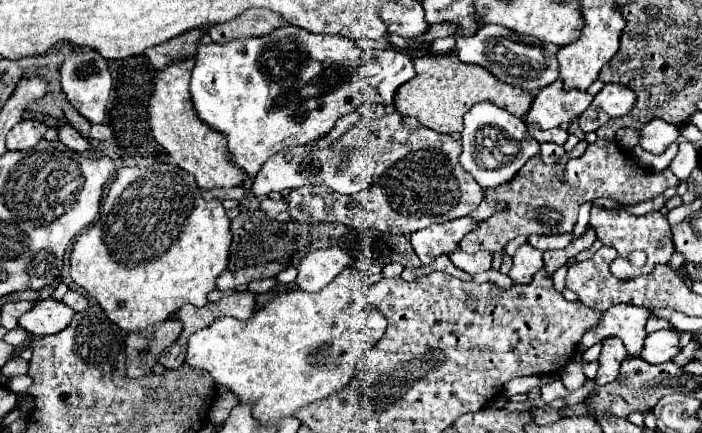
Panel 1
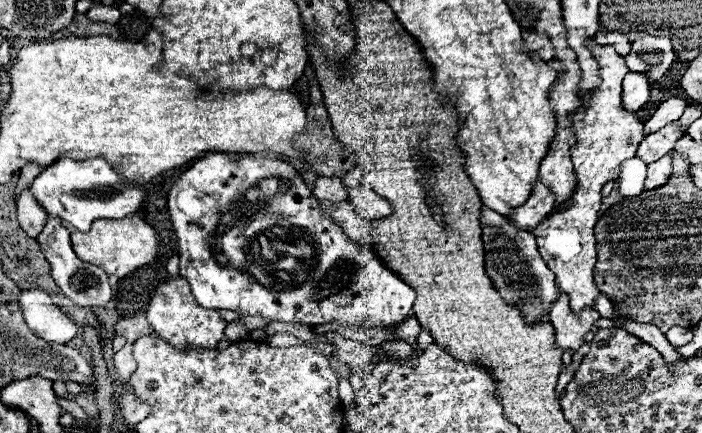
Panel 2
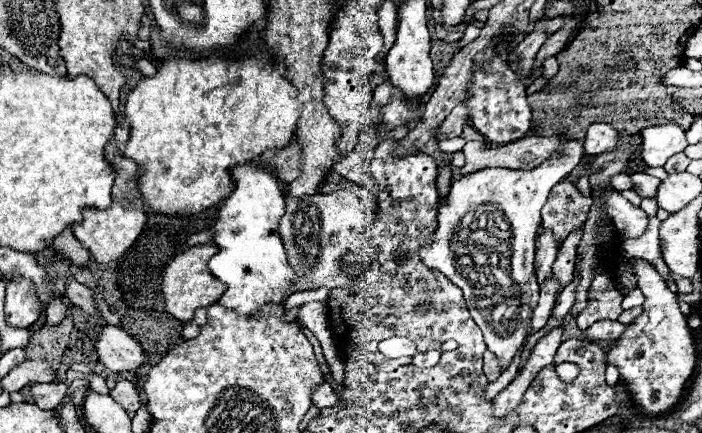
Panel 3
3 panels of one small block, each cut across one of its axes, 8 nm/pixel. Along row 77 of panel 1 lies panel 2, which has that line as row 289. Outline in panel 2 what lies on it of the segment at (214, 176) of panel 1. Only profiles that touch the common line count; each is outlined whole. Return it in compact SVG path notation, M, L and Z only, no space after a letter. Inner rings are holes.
M176 278L176 282L164 282L158 286L146 310L146 318L160 338L168 340L172 346L180 350L186 346L214 350L216 344L224 338L224 328L226 328L226 322L220 318L216 310L204 310L202 306L198 306L198 302L192 298L188 282L184 282L182 278Z

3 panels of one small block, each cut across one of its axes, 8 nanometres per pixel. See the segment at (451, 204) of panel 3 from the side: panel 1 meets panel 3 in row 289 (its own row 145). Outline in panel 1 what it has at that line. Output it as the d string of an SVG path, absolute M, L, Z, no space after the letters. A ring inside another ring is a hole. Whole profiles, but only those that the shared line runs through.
M490 102L476 104L466 112L460 144L460 164L482 188L492 188L508 182L508 178L512 178L516 170L520 170L526 160L540 150L540 144L528 136L528 128L522 118L512 116L508 110L498 108Z

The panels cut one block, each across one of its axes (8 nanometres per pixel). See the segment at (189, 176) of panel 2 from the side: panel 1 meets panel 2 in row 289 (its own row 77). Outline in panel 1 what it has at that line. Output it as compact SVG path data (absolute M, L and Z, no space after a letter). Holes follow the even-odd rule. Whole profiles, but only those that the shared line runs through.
M282 26L278 30L274 30L272 34L268 36L252 36L252 38L236 38L232 42L224 42L224 44L216 44L216 42L210 42L210 44L198 44L196 46L196 54L194 54L194 70L192 70L192 80L190 80L190 96L192 96L192 104L194 104L194 110L196 110L196 116L206 124L210 126L212 130L216 132L222 132L226 136L226 142L228 142L228 152L230 152L230 158L234 162L238 162L238 166L242 170L246 170L250 176L254 176L260 166L272 156L276 154L278 150L284 150L284 148L290 148L290 146L298 146L298 144L308 144L308 142L314 142L322 136L326 136L332 126L336 124L338 118L354 112L356 108L362 110L362 104L366 102L372 102L372 104L384 104L384 106L392 106L394 102L394 94L398 90L398 86L402 86L404 82L408 82L410 78L414 78L416 72L414 72L414 66L412 66L412 58L408 52L404 50L362 50L352 38L346 38L342 34L314 34L310 30L302 30L302 28L296 28L296 26ZM304 86L316 86L318 88L318 94L312 96L312 98L300 98L300 96L294 96L286 100L286 94L290 92L296 92Z

